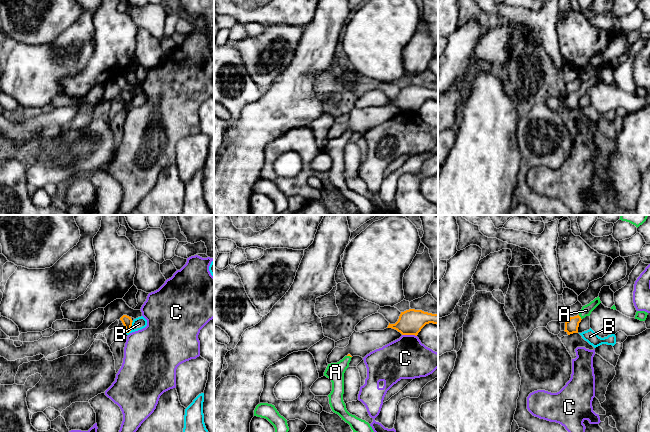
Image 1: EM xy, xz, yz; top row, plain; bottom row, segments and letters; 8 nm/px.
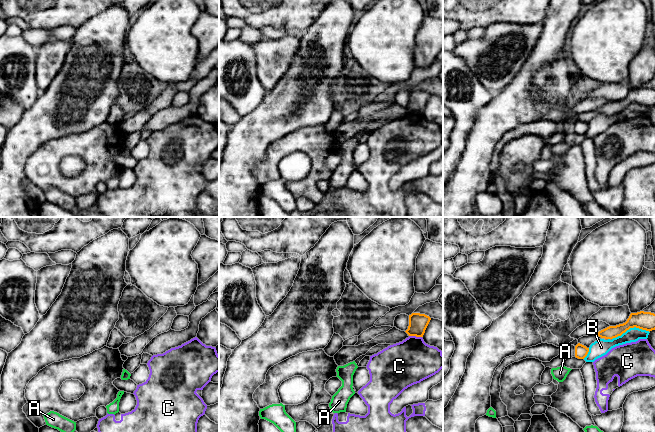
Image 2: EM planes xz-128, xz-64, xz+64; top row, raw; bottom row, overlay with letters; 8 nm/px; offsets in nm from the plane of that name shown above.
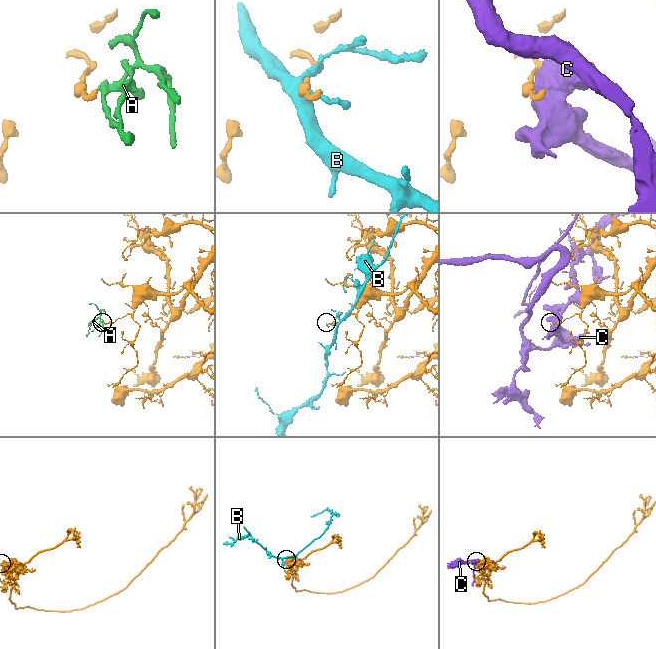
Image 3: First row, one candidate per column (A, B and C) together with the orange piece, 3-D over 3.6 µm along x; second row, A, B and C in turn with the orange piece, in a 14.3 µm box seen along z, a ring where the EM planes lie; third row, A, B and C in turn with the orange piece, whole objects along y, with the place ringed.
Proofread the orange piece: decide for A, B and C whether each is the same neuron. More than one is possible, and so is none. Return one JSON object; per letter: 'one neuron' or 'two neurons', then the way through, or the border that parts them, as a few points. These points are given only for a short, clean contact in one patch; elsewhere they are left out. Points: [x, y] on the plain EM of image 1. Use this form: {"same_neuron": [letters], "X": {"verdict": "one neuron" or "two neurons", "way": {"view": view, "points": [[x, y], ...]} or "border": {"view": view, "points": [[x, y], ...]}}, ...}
{"same_neuron": ["A"], "A": {"verdict": "one neuron", "way": {"view": "yz", "points": [[571, 102], [580, 93], [586, 86]]}}, "B": {"verdict": "two neurons"}, "C": {"verdict": "two neurons"}}

